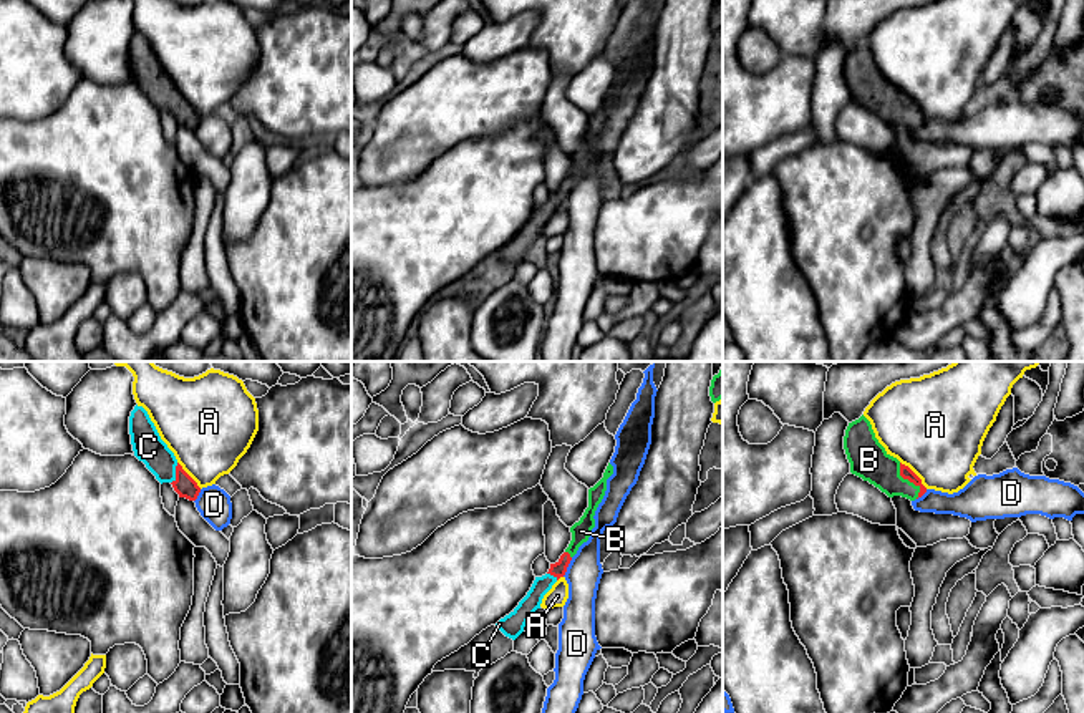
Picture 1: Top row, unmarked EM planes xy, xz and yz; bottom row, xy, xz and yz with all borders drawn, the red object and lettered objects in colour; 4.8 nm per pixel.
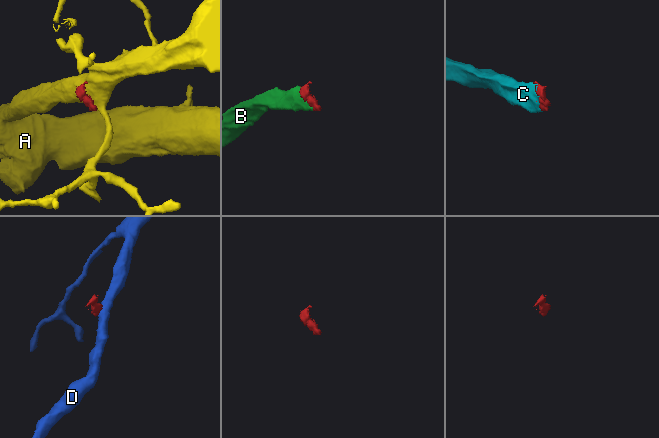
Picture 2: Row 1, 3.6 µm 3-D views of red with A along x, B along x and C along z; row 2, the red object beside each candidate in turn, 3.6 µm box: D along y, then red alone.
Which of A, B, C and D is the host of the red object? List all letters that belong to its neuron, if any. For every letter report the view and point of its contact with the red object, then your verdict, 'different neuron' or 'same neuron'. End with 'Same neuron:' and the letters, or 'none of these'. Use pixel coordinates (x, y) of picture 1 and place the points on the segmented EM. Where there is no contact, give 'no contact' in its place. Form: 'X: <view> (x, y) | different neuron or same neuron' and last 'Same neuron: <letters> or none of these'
A: yz (915, 475) | different neuron
B: yz (909, 480) | same neuron
C: xy (176, 473) | same neuron
D: xz (567, 566) | different neuron
Same neuron: B, C

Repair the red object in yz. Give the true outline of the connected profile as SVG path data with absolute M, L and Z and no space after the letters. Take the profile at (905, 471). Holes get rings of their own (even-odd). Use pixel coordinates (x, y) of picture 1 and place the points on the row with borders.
M864 415L849 423L844 449L850 463L850 473L869 481L888 497L902 496L915 501L927 492L922 479L885 451Z

